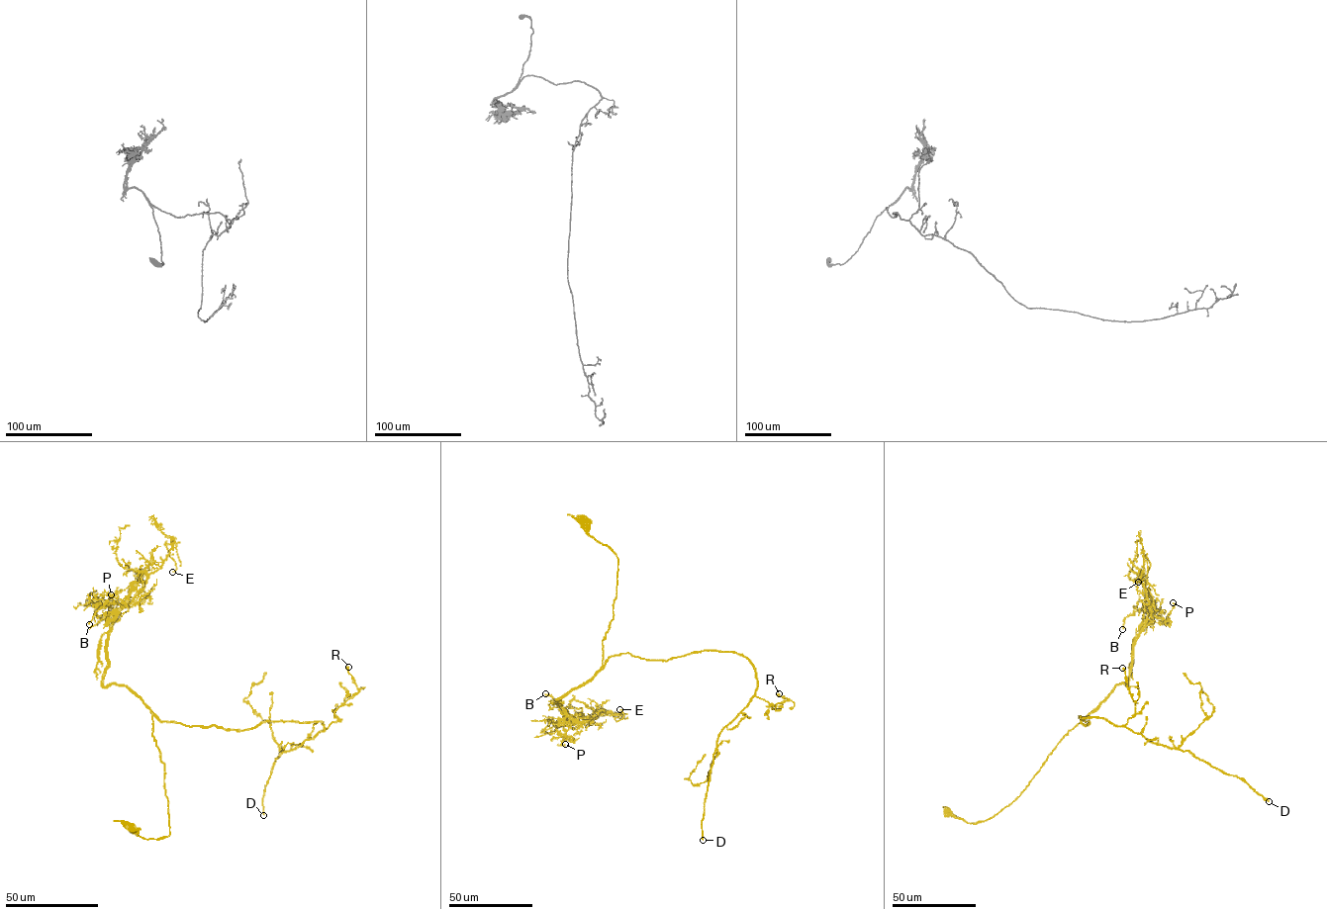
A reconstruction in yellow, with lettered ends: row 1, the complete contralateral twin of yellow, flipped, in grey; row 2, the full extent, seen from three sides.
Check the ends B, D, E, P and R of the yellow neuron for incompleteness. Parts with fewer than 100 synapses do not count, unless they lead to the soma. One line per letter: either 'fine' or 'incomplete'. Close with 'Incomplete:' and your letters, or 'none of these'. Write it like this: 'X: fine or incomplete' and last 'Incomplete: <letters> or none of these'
B: fine
D: incomplete
E: fine
P: fine
R: fine
Incomplete: D

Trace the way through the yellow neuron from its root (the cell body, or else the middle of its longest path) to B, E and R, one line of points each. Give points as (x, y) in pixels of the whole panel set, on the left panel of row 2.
B: (131, 827), (169, 834), (164, 764), (150, 709), (103, 685), (121, 605), (89, 624)
E: (131, 827), (169, 834), (164, 764), (150, 709), (103, 685), (108, 633), (167, 544), (172, 572)
R: (131, 827), (144, 839), (169, 834), (152, 713), (186, 726), (322, 721), (323, 731), (358, 691), (348, 667)

